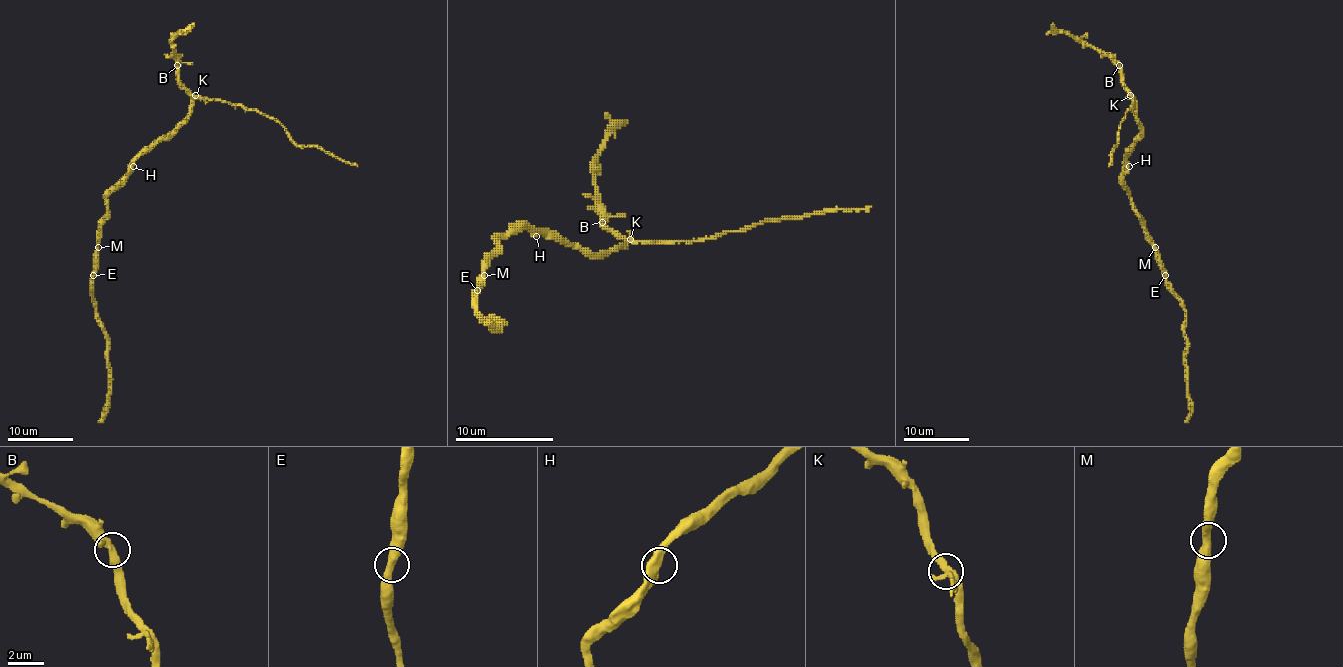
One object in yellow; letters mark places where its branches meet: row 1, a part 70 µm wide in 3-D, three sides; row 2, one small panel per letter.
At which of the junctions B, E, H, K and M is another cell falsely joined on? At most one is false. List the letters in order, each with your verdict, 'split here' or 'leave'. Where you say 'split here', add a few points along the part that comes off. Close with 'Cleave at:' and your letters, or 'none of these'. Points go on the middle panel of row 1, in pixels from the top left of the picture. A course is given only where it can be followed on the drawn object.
B: split here; foreign part runs (603, 221), (595, 179), (595, 157), (612, 133), (627, 120)
E: leave
H: leave
K: leave
M: leave
Cleave at: B

